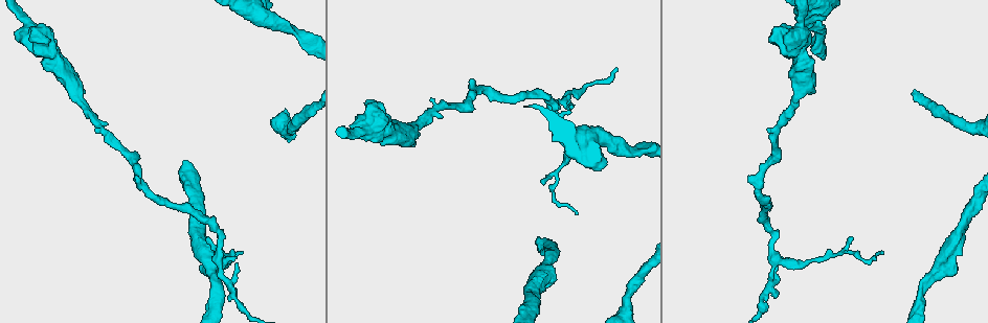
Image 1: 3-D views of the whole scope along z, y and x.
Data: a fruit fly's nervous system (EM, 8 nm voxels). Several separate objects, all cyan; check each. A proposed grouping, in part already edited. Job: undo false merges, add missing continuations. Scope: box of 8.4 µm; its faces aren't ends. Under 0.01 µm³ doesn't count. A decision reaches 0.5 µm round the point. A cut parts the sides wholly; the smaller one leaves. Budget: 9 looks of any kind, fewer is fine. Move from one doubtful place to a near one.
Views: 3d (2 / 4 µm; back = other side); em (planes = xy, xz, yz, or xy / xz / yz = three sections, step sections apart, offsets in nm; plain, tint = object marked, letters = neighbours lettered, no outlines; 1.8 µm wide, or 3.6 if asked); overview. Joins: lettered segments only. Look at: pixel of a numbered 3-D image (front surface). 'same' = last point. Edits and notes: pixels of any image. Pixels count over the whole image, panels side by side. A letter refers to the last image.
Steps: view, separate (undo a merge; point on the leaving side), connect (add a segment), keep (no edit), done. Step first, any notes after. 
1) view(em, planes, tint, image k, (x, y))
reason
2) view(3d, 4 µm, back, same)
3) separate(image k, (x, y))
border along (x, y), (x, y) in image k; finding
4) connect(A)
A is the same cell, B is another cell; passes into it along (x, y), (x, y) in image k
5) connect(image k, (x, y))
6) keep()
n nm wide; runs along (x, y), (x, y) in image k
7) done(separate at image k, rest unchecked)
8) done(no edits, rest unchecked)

view(em, xy, step 8, tint, image 1, (577, 214))
tapers out

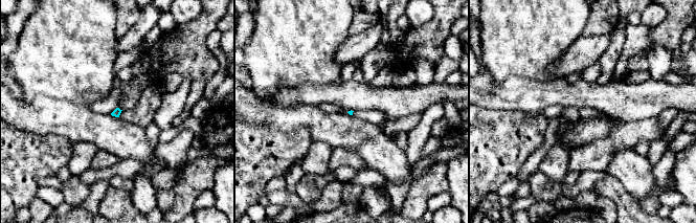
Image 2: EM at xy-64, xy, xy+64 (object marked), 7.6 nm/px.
view(em, planes, letters, same)
another direction

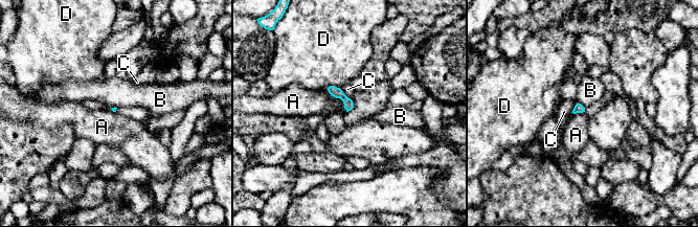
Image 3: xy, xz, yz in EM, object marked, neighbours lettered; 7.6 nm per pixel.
keep()
A, B, C and D are other cells; border along (584, 111), (573, 114) in image 3; no lettered segment goes on from it

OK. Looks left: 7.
view(em, planes, letters, image 1, (219, 262))
arms part here

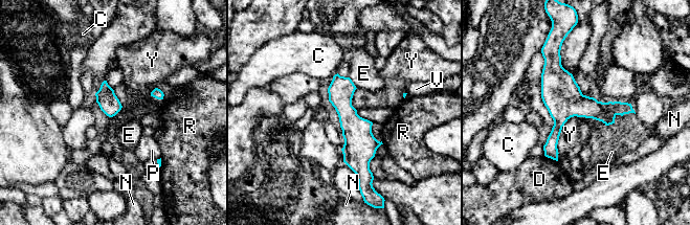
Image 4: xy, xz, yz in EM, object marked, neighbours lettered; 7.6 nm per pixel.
keep()
160 nm wide; C, D, E, N, P, R, V and Y are other cells; continuous, no second neuron

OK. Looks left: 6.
view(3d, 4 µm, image 1, (27, 28))
thick turns thin

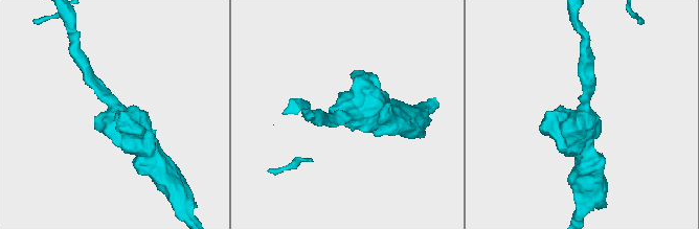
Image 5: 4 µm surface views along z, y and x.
view(em, 3.6 µm, yz, step 8, tint, image 5, (113, 112))

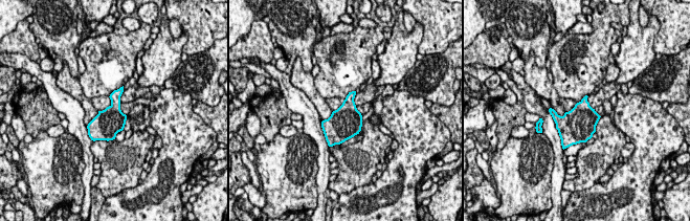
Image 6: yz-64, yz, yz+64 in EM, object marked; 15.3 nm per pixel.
view(em, 3.6 µm, xy, step 8, letters, same)
cut it another way

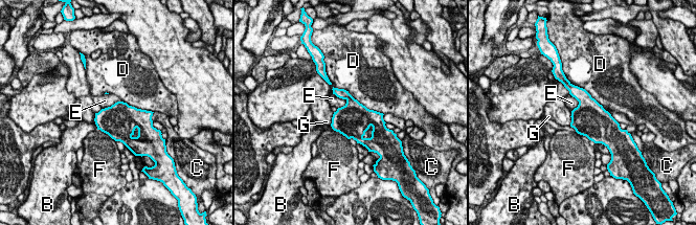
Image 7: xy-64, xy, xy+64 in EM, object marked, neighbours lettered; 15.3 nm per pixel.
keep()
B, C, D, E, F and G are other cells; continuous, no second neuron

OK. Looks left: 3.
view(em, 3.6 µm, planes, letters, image 1, (829, 10))
an open end

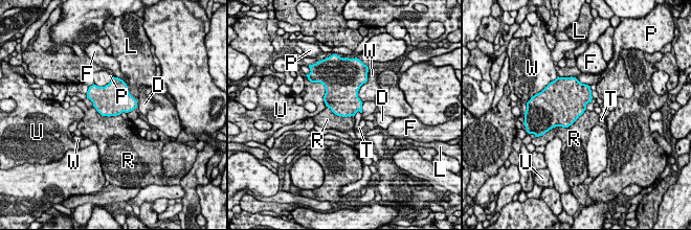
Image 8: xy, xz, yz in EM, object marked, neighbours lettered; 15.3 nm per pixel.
keep()
D, F, L, P, R, T, U and W are other cells; border along (585, 109), (567, 127), (548, 132) in image 8; no lettered segment goes on from it

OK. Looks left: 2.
done(no edits, rest unchecked)

